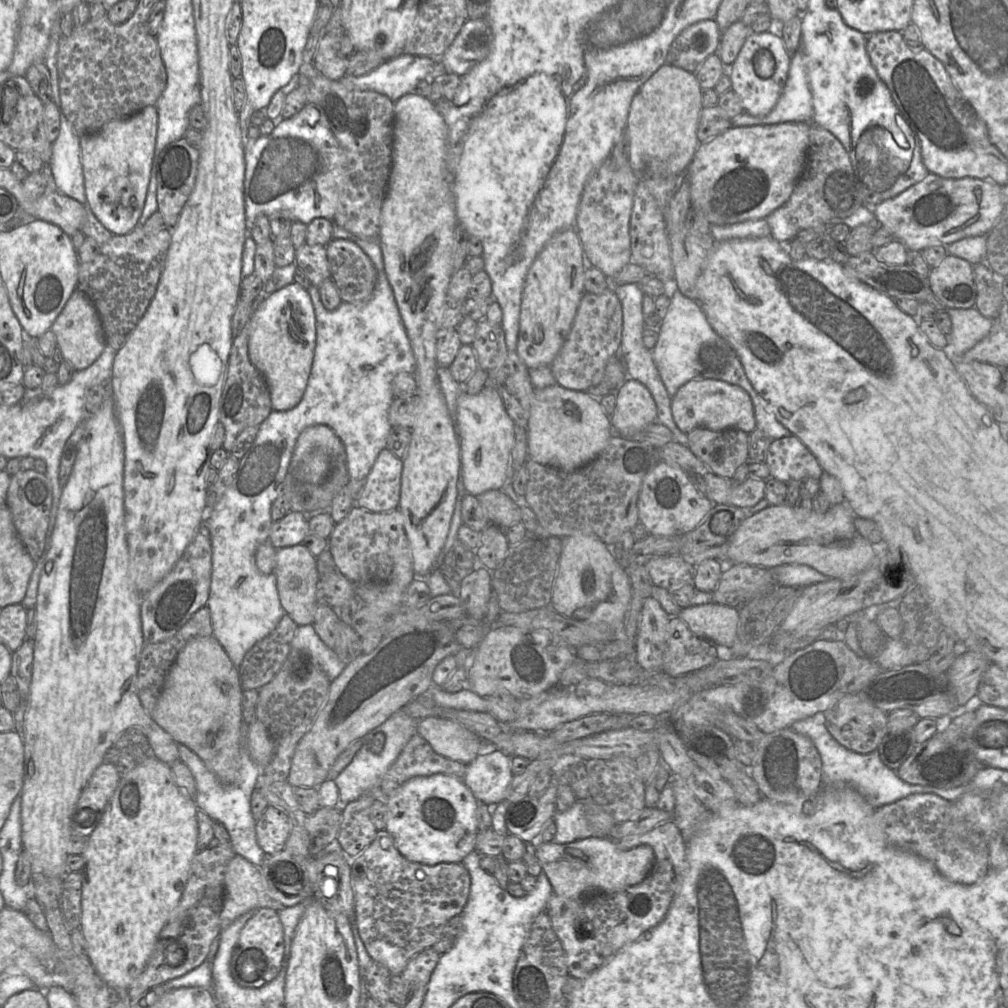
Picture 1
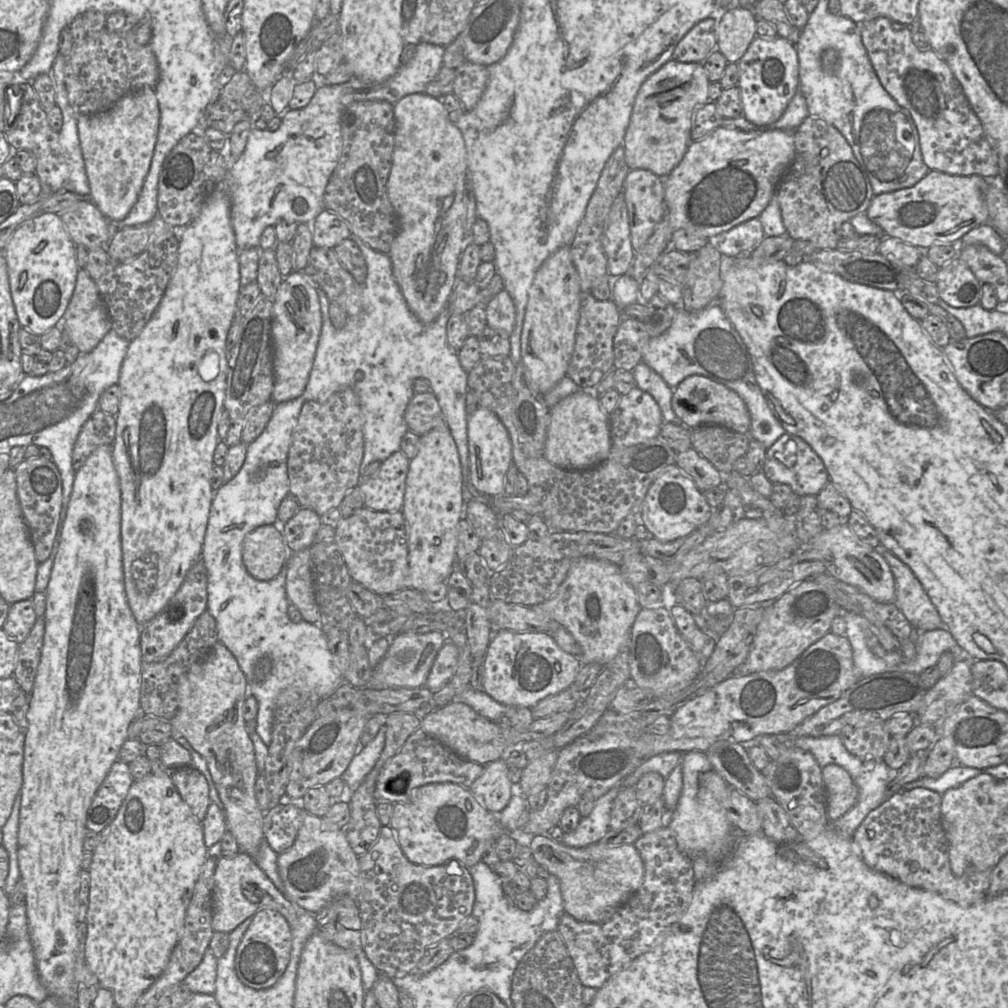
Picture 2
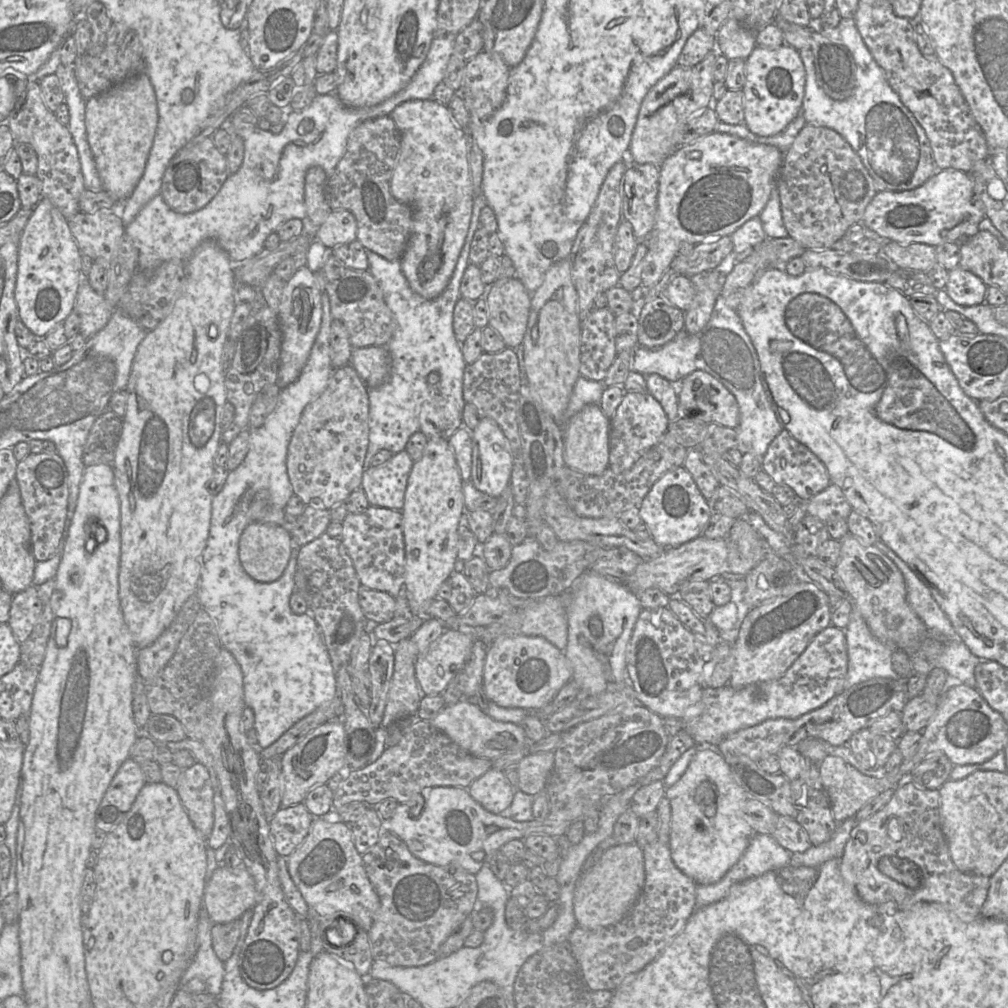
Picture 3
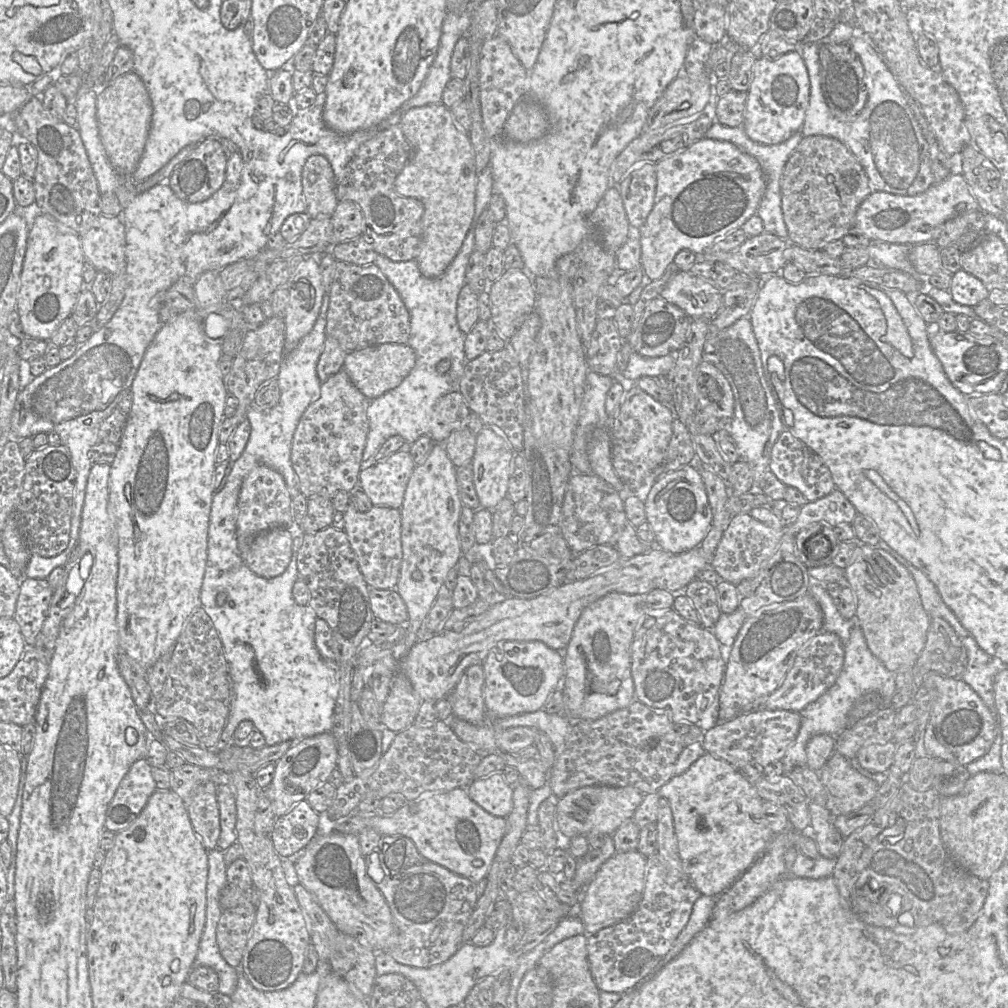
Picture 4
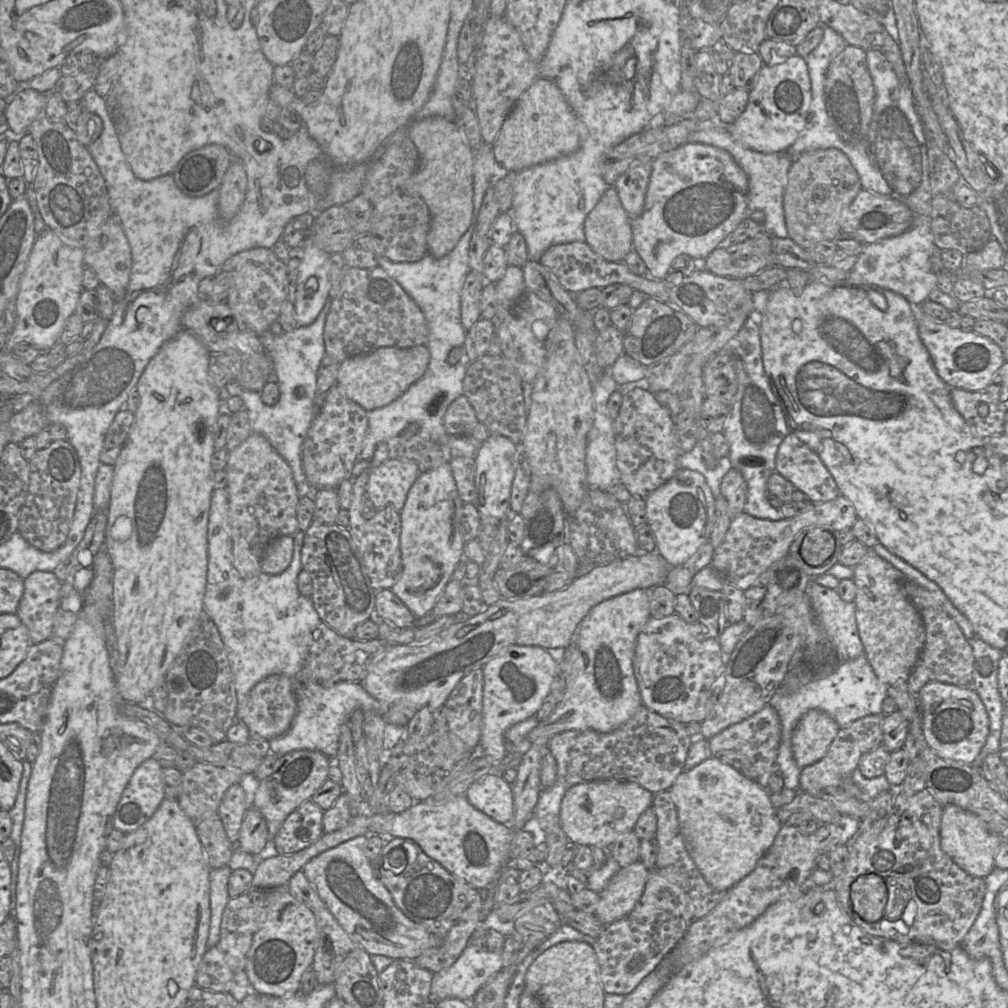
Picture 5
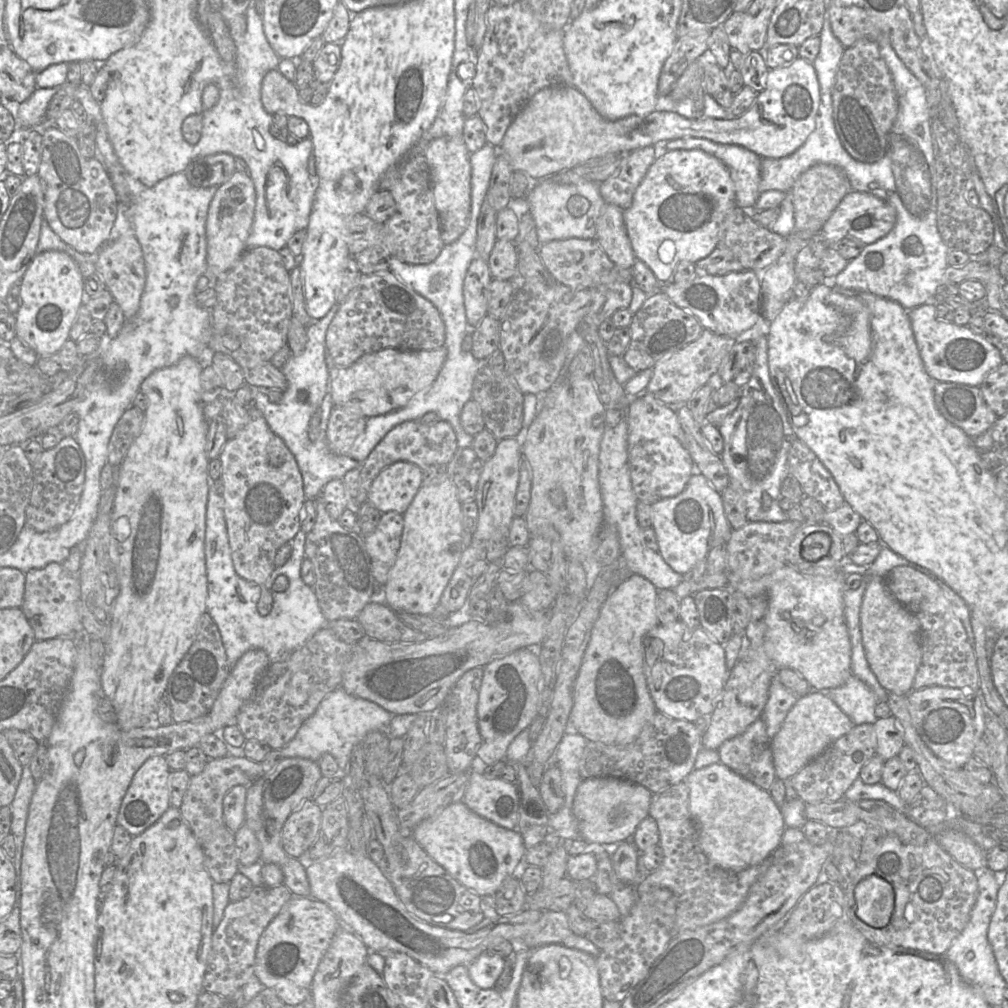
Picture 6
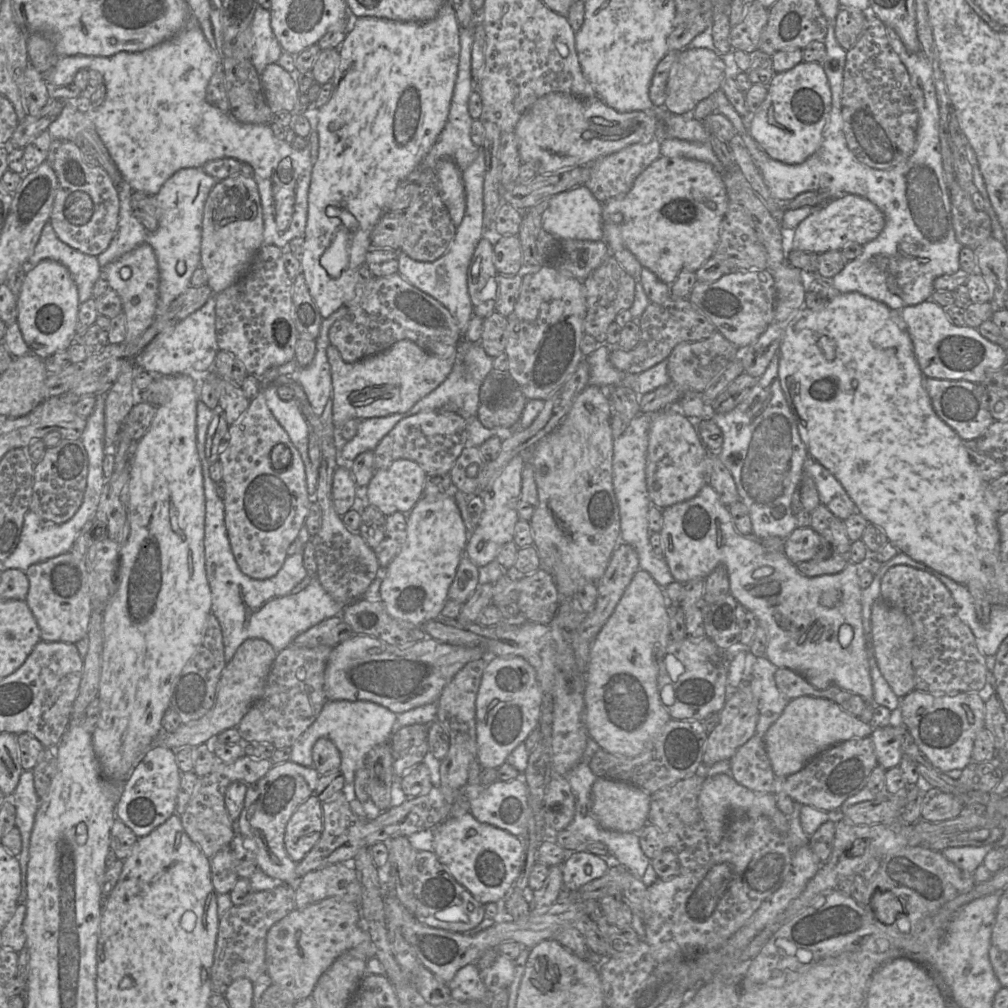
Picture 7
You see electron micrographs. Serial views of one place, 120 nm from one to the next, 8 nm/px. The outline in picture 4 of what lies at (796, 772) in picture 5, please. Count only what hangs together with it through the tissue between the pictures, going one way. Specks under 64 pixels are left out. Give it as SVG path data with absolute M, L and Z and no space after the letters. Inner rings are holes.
M854 619L850 638L845 644L843 667L836 682L816 701L800 712L801 724L798 734L782 758L784 774L795 767L806 765L806 745L811 737L818 734L829 734L835 737L844 731L848 727L848 715L856 700L862 695L871 692L879 693L883 707L889 707L891 698L896 692L895 673L889 671L873 655L867 645L861 627Z

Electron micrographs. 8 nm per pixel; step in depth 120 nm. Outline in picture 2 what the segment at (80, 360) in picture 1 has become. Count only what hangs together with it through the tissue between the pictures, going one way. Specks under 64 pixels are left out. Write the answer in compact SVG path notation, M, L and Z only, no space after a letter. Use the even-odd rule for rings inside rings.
M86 269L78 271L74 292L60 324L80 353L92 351L112 329L106 305Z

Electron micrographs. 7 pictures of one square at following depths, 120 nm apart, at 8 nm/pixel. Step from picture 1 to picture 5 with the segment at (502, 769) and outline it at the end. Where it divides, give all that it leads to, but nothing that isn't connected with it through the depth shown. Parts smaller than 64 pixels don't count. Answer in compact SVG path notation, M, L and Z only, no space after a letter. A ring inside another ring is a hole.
M499 775L482 776L468 787L465 796L474 808L498 823L513 818L512 786Z

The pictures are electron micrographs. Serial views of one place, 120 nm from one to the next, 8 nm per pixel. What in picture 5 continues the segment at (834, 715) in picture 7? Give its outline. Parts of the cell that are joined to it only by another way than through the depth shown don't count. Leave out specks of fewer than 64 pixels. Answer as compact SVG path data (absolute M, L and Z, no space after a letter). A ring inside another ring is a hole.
M810 710L802 716L792 734L792 751L802 769L822 759L839 732L836 721L821 710Z

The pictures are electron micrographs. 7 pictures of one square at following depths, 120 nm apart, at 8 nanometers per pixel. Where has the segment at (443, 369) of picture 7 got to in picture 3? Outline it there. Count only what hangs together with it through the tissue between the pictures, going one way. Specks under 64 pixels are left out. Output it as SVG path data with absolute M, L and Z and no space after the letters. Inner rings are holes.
M368 346L352 351L350 365L370 388L383 384L391 371L391 356L386 346Z

